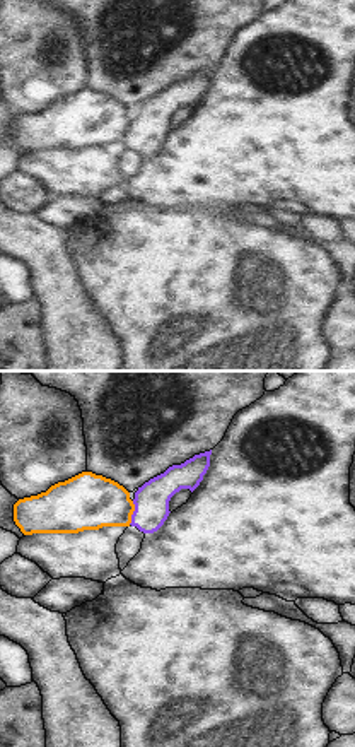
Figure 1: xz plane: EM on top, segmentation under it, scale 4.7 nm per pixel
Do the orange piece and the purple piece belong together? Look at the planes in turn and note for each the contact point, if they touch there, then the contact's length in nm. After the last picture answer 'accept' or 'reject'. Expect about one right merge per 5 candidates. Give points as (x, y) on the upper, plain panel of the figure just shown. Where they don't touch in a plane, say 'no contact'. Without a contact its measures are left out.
meets orange at (132, 130); contact 110 nm long

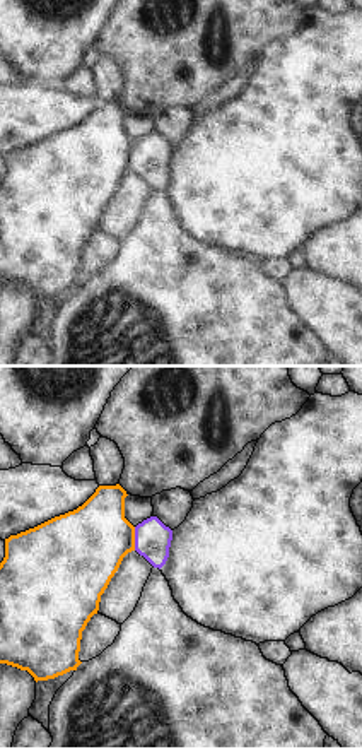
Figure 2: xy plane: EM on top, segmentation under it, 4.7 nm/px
meets orange at (134, 156); contact 110 nm long

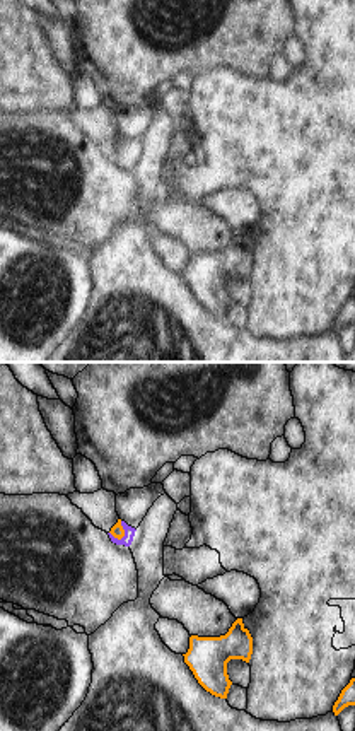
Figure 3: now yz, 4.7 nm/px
meets orange at (123, 149); contact 100 nm long

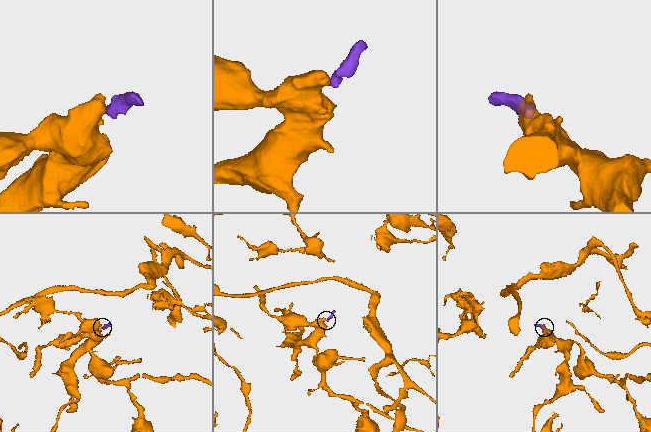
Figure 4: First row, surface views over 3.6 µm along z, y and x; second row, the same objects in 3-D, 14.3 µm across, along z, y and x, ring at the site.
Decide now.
reject

